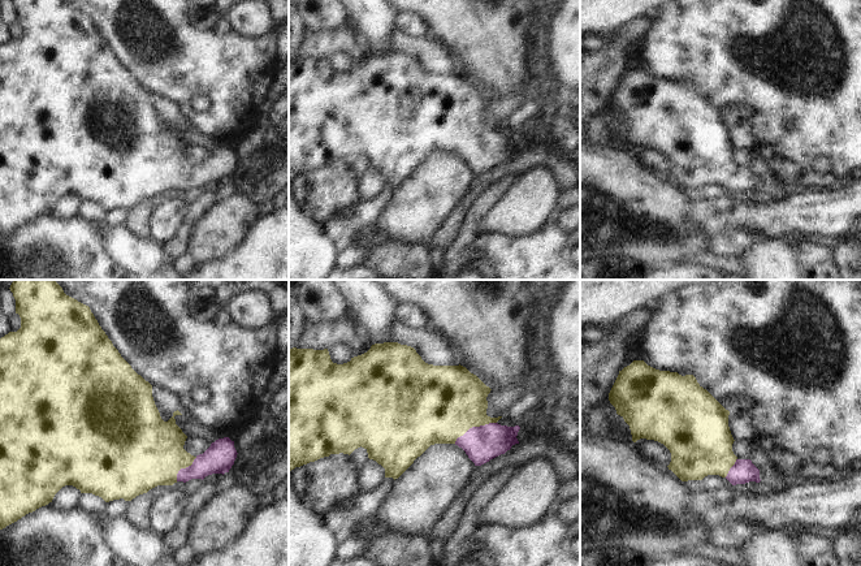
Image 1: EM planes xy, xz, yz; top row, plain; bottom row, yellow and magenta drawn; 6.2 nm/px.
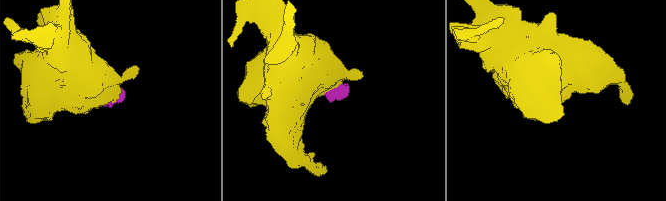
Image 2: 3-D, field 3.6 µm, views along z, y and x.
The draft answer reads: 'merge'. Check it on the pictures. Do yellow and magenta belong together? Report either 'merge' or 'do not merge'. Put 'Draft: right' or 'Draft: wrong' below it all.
merge
Draft: right

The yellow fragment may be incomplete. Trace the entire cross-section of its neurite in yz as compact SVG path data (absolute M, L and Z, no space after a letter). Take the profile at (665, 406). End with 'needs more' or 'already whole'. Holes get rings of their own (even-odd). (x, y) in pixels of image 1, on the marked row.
M633 360L619 371L609 401L629 425L632 441L640 438L663 444L671 453L667 466L682 481L702 480L708 475L726 478L732 485L760 483L760 470L750 459L739 459L732 451L734 437L726 410L693 375L659 371L644 360Z | needs more

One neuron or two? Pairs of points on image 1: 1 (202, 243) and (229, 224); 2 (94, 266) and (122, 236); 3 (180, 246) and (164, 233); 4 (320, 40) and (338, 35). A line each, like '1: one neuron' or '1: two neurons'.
1: one neuron
2: two neurons
3: two neurons
4: one neuron

